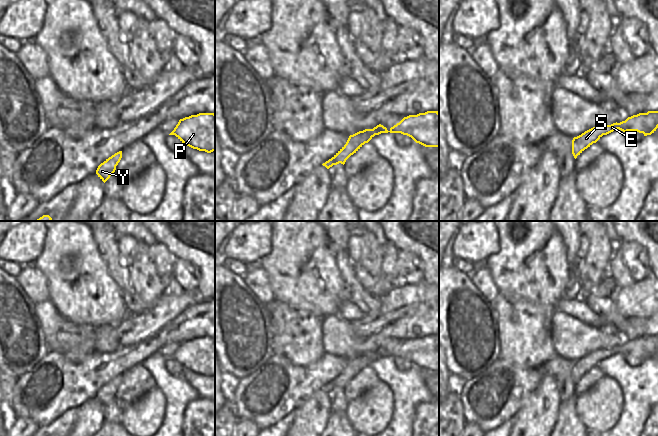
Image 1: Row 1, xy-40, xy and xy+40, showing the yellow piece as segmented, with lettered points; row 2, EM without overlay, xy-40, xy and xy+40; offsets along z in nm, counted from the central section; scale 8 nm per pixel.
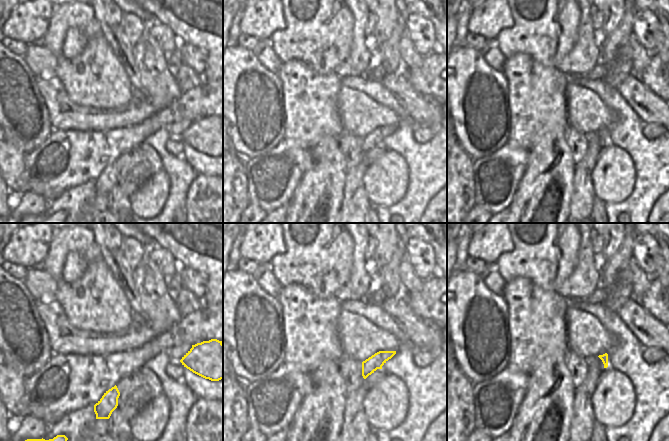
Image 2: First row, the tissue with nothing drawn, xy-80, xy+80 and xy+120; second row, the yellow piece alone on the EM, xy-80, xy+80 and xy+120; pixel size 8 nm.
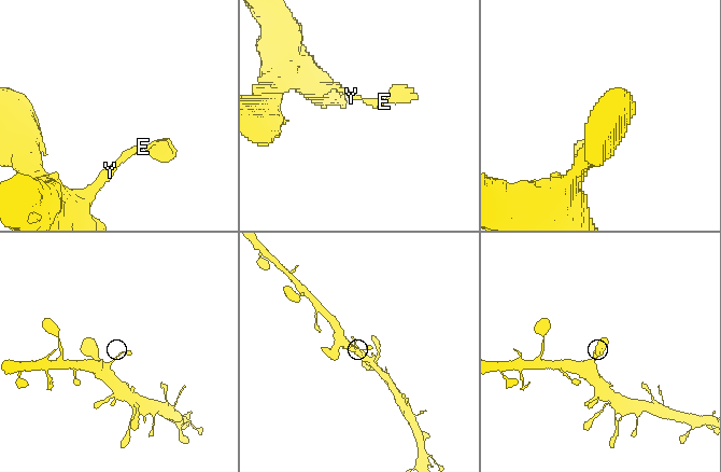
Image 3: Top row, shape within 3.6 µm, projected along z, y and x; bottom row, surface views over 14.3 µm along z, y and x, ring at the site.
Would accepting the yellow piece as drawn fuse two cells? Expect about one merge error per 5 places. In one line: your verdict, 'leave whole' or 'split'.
leave whole

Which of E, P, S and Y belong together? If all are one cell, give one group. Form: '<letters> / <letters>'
E P S Y

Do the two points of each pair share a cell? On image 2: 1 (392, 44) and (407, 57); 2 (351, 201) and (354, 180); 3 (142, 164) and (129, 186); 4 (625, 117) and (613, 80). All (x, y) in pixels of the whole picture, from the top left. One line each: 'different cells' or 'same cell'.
1: different cells
2: same cell
3: same cell
4: different cells

